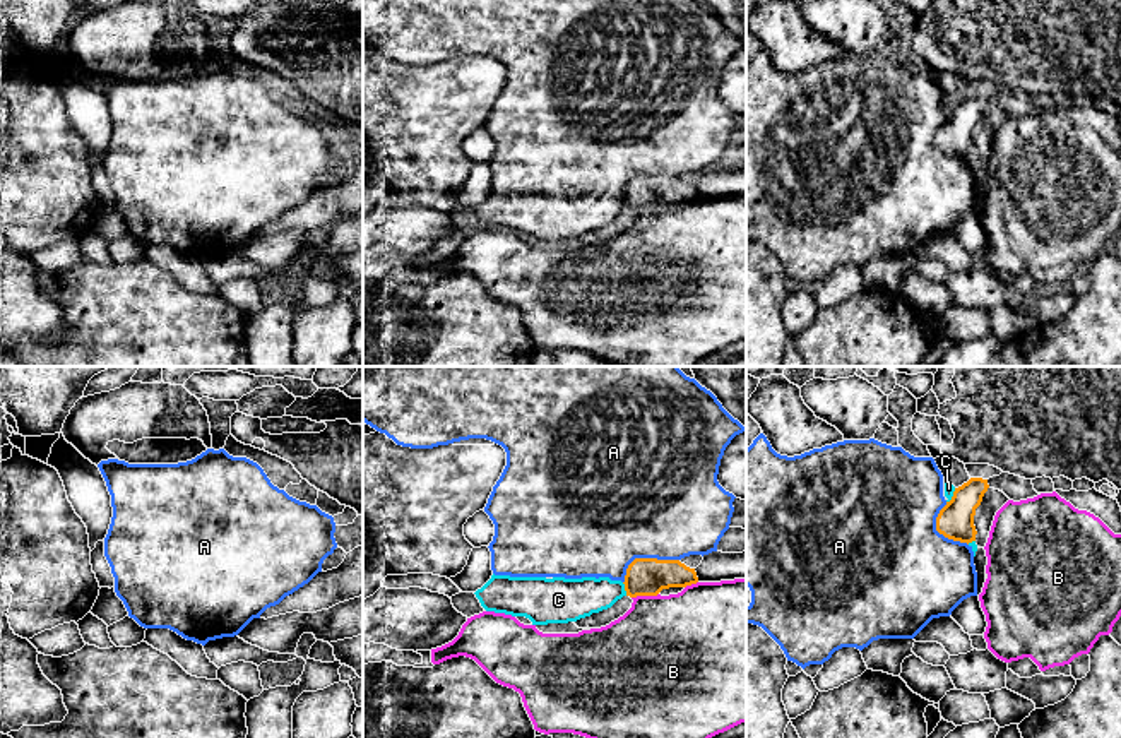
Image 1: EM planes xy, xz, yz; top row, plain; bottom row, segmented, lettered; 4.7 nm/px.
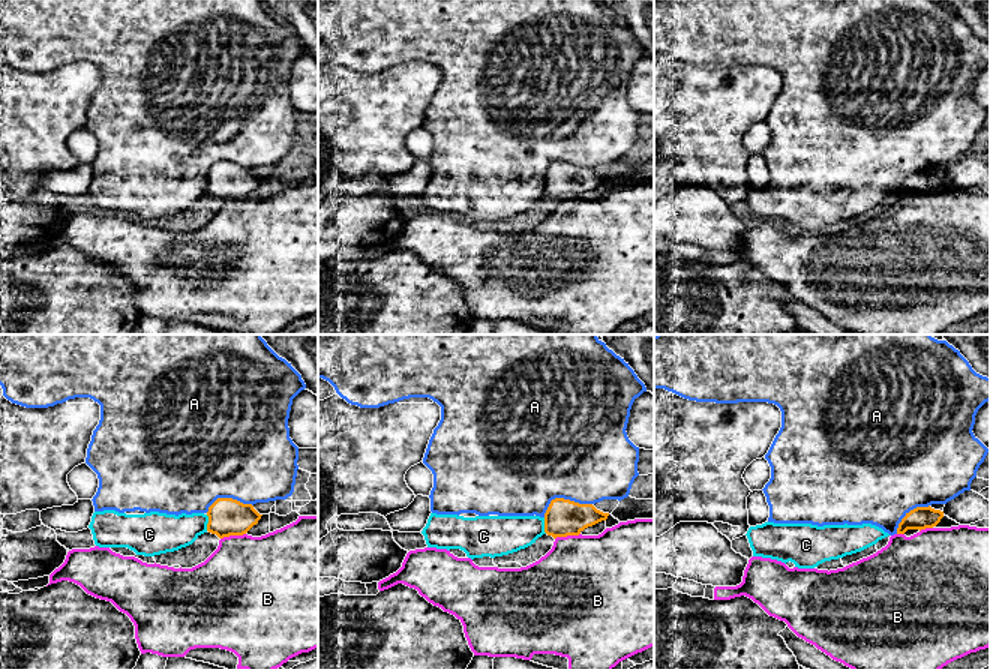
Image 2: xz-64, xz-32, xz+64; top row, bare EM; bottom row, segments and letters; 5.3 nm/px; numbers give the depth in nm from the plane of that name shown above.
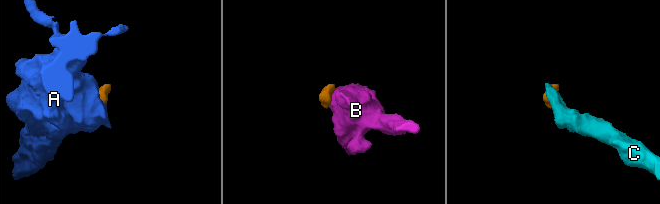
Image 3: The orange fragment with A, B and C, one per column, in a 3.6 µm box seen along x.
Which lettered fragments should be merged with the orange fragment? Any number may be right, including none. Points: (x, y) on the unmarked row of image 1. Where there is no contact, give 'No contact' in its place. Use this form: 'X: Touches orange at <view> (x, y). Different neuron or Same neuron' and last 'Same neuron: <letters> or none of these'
A: Touches orange at xz (644, 175). Different neuron
B: Touches orange at xz (644, 211). Different neuron
C: Touches orange at xz (625, 206). Different neuron
Same neuron: none of these

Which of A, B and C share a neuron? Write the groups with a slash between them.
A C / B

